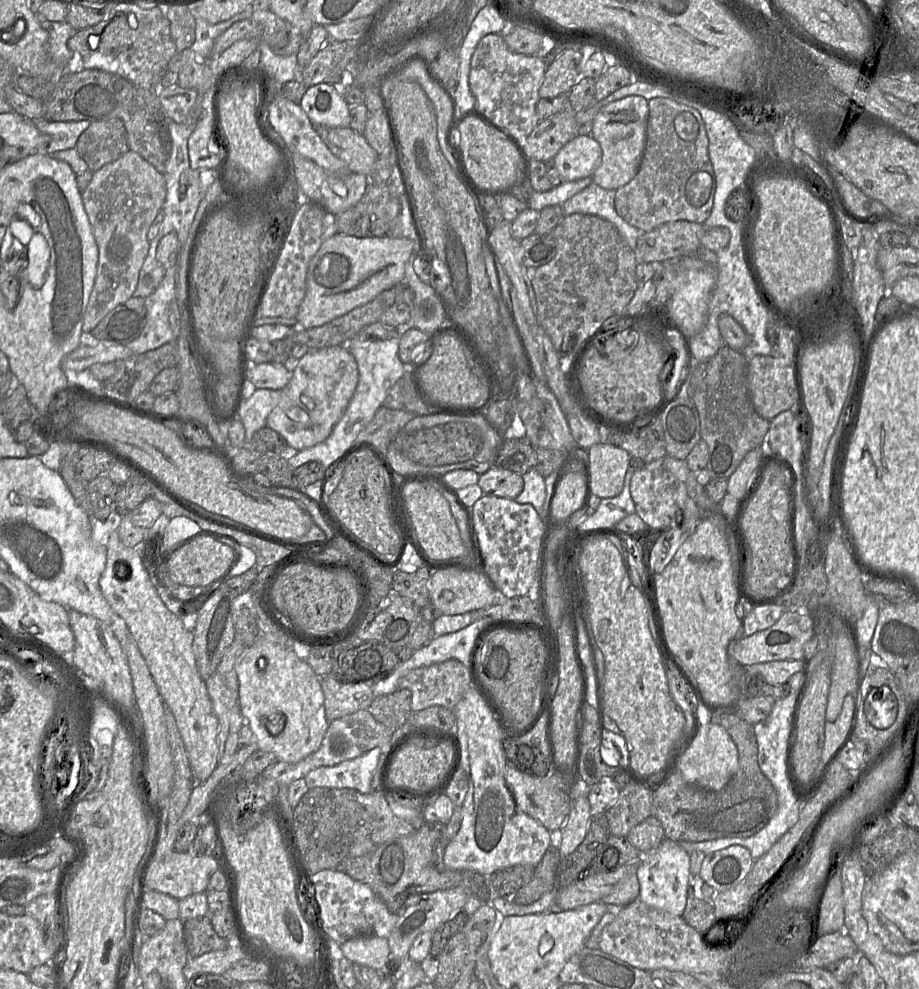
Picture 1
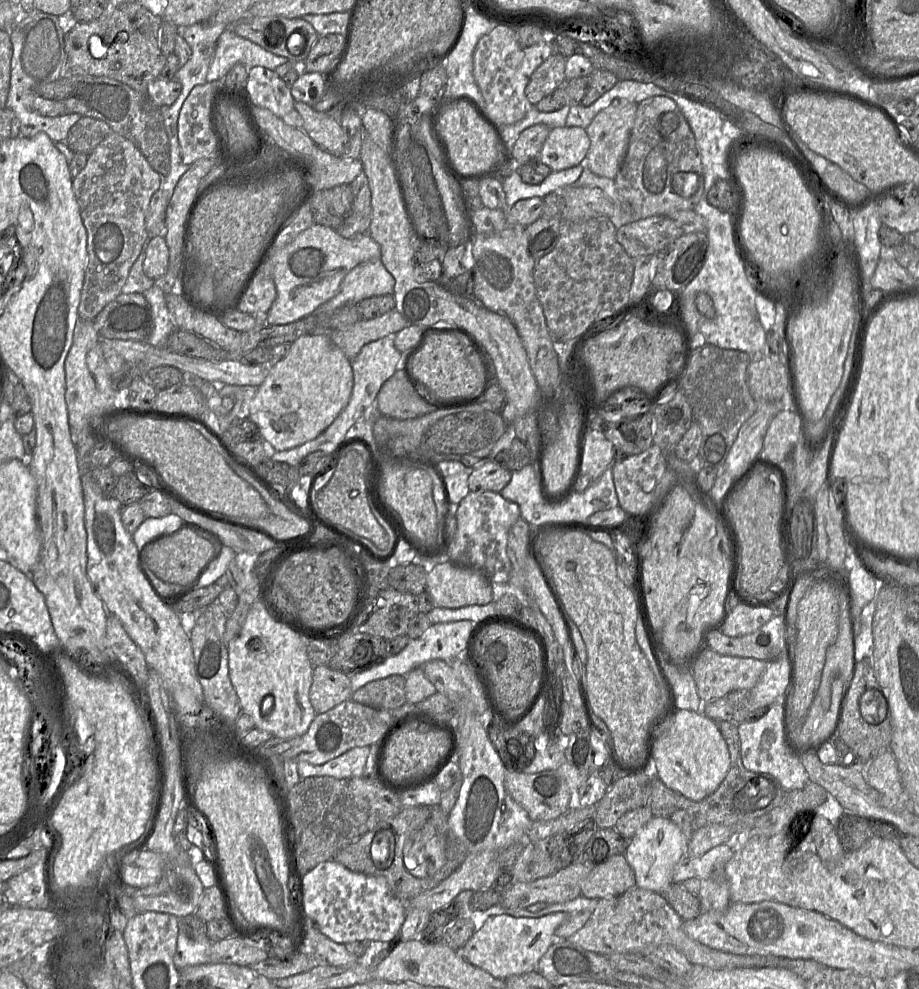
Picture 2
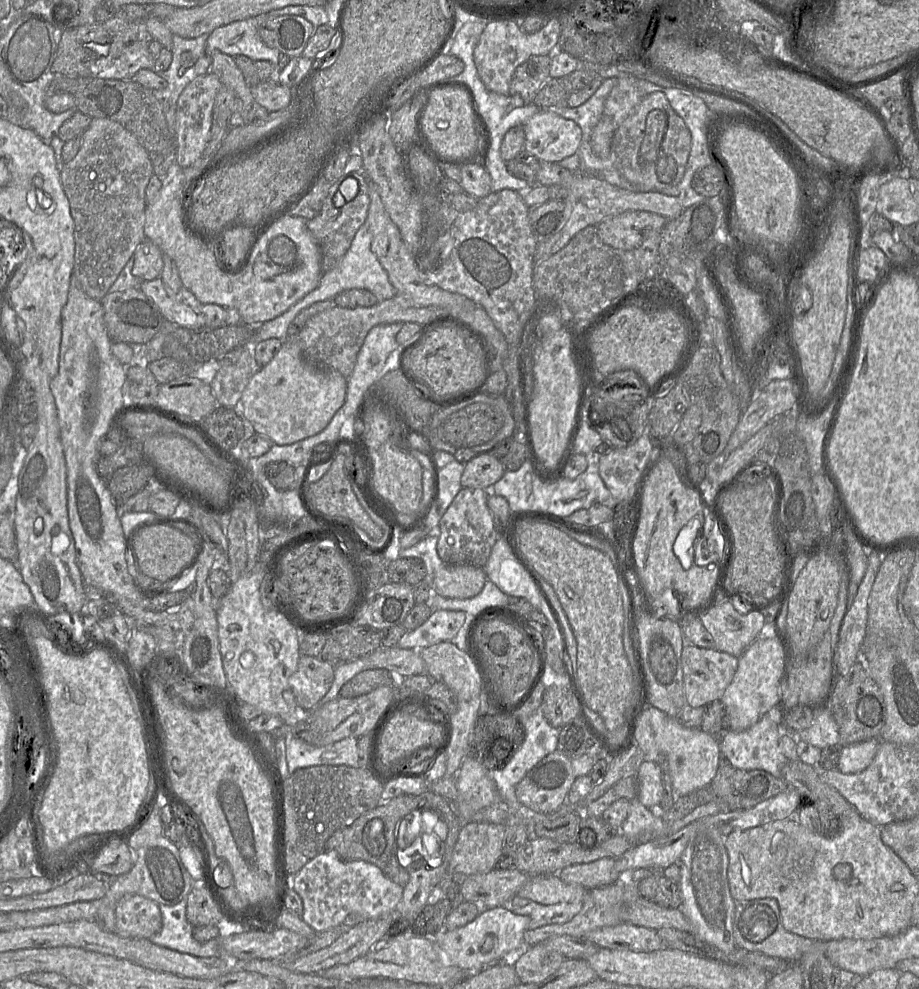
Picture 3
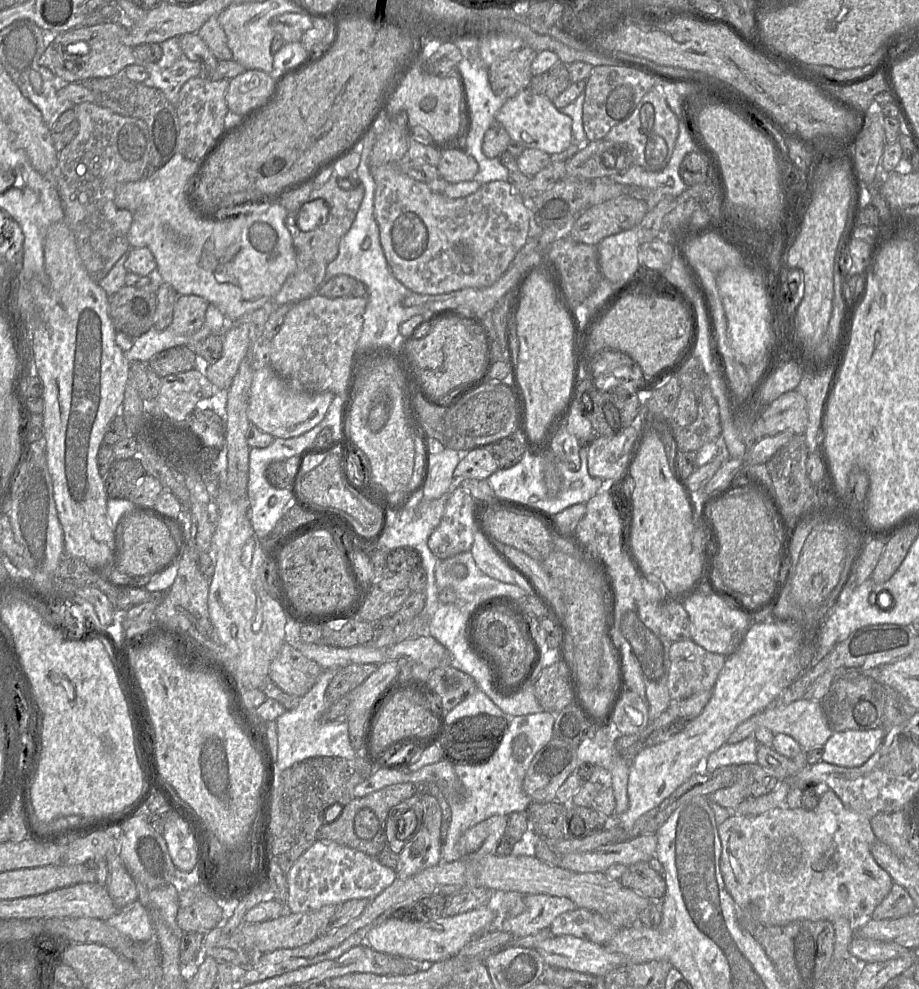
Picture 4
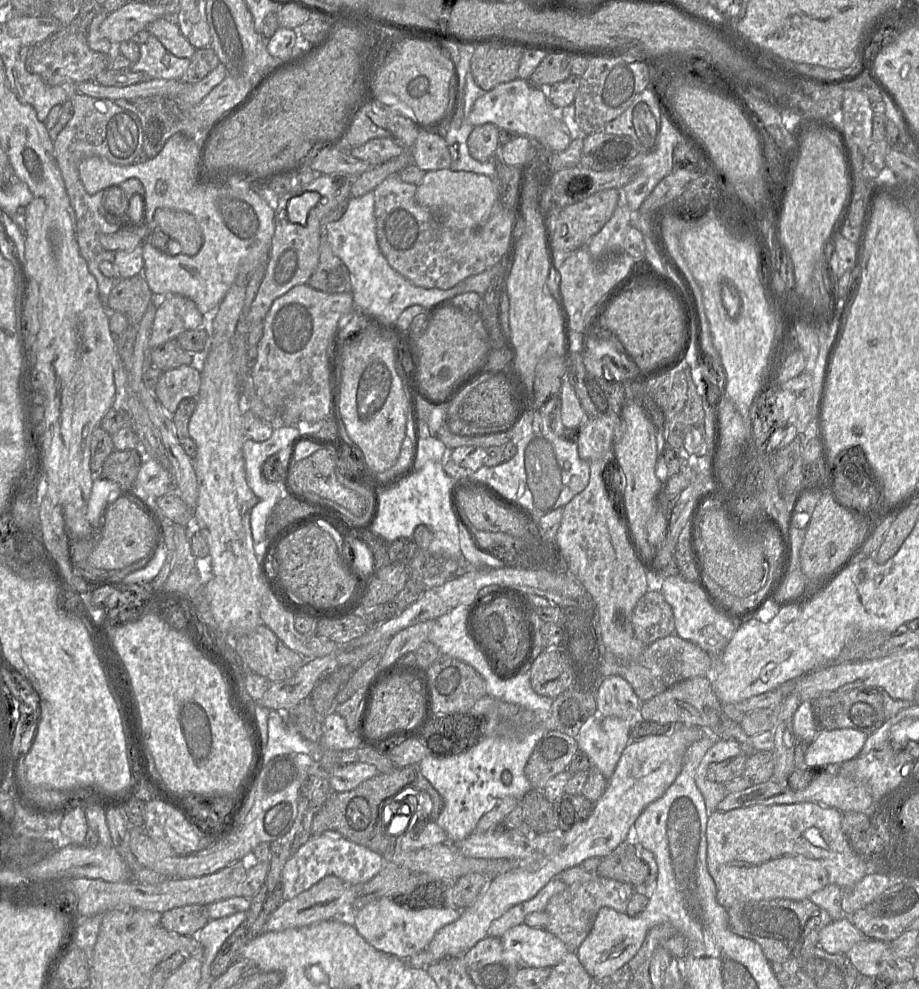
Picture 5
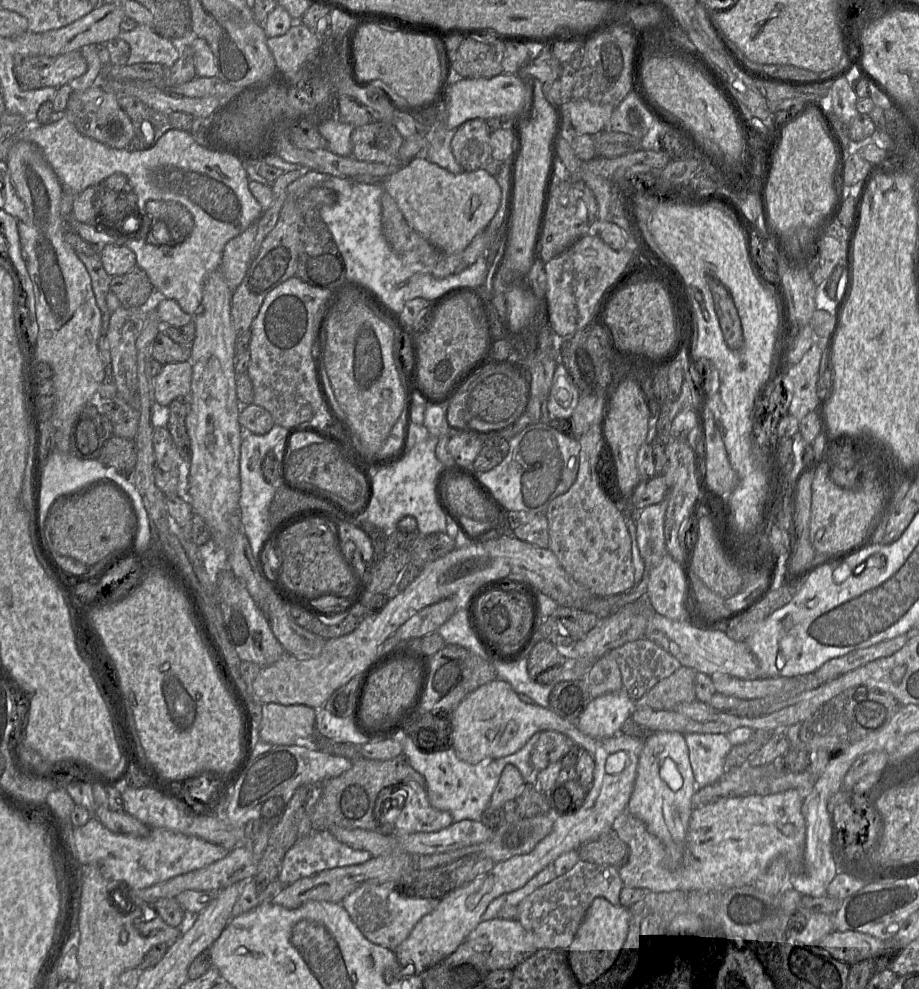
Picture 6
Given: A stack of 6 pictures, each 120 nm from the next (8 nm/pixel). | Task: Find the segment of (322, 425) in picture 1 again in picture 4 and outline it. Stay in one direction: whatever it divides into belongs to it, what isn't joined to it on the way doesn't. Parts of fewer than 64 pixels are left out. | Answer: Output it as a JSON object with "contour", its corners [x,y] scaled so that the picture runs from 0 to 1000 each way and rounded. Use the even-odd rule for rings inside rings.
{"contour":[[[295,370],[276,375],[271,394],[269,421],[273,429],[298,443],[325,441],[347,429],[354,422],[365,398],[359,395],[333,396],[321,392]]]}

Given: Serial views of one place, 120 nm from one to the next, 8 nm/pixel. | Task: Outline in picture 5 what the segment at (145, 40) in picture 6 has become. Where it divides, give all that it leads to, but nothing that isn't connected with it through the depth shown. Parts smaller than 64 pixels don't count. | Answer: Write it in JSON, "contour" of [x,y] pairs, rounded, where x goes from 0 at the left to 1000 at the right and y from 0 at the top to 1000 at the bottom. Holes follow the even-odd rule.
{"contour":[[[164,34],[151,49],[152,59],[141,70],[159,74],[162,80],[197,81],[207,65],[206,60],[188,56]]]}

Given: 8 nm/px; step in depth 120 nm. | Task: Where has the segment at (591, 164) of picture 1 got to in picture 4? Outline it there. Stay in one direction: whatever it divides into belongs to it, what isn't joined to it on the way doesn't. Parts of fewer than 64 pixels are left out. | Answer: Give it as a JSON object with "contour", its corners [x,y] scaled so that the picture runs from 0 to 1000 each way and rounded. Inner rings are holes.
{"contour":[[[577,90],[567,91],[553,99],[540,115],[540,124],[545,125],[557,143],[570,150],[582,150],[597,157],[608,157],[622,145],[622,121],[613,115],[597,99]]]}

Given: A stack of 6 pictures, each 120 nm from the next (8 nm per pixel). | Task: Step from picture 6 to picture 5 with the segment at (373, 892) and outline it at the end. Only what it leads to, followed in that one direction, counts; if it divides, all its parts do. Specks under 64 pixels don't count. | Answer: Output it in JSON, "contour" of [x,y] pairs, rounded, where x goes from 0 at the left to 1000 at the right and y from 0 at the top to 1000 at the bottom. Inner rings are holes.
{"contour":[[[415,907],[384,922],[381,932],[408,960],[435,970],[444,970],[461,962],[474,942],[496,931],[502,923],[503,920],[490,917],[445,920],[434,916],[425,907]]]}

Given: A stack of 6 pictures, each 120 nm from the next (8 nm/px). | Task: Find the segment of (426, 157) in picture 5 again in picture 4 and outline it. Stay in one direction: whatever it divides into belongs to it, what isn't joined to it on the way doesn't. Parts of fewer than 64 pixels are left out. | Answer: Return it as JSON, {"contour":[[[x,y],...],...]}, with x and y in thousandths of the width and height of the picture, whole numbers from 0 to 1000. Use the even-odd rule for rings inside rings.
{"contour":[[[490,151],[480,154],[476,172],[485,184],[498,185],[515,182],[520,174],[520,166],[506,153]]]}

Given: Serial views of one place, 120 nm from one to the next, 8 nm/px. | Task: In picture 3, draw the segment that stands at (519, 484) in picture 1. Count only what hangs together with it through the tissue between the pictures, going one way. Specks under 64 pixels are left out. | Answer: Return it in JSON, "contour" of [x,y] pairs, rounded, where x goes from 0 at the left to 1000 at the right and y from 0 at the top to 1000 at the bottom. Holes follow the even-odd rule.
{"contour":[[[522,458],[506,469],[502,490],[533,496],[550,477],[550,472],[539,461],[532,458]]]}

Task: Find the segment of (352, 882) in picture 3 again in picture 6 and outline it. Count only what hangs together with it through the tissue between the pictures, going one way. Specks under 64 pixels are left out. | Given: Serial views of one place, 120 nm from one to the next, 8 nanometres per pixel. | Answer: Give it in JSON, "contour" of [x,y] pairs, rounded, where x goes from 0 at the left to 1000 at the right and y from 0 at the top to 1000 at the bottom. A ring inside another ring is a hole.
{"contour":[[[357,839],[339,840],[336,844],[325,847],[309,866],[303,890],[314,896],[323,890],[339,886],[346,882],[395,874],[406,867],[397,859],[385,858],[366,848]]]}

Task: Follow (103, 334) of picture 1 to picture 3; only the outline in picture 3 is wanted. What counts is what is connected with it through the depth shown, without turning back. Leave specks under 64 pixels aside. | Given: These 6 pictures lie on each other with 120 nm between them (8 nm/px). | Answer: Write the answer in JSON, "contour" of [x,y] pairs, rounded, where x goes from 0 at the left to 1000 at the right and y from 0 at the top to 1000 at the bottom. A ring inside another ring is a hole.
{"contour":[[[151,291],[118,295],[109,304],[113,314],[113,327],[122,346],[159,348],[174,334],[180,324],[168,304]]]}

